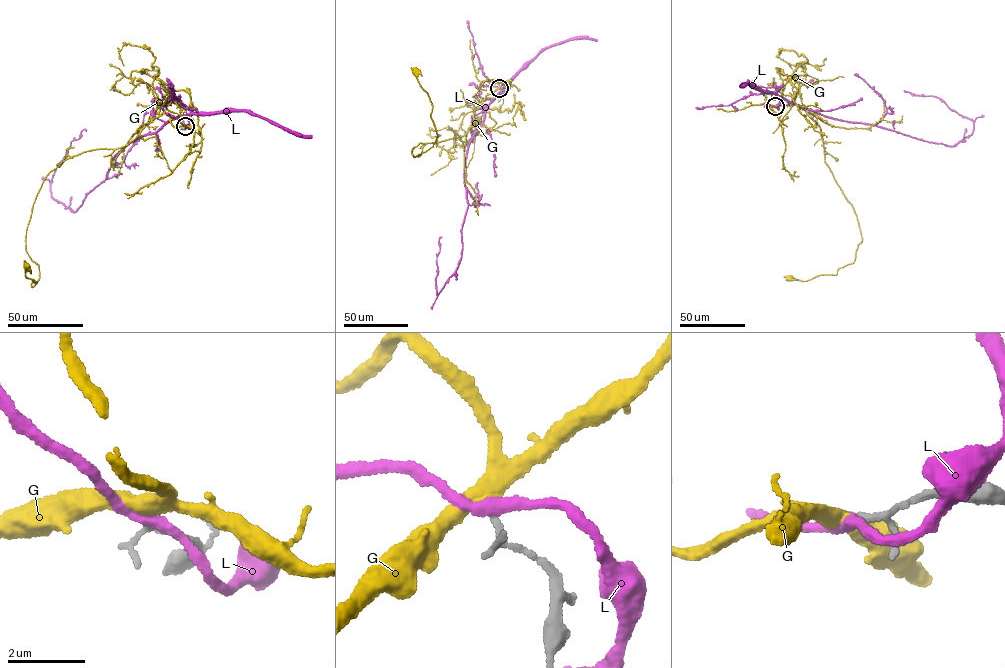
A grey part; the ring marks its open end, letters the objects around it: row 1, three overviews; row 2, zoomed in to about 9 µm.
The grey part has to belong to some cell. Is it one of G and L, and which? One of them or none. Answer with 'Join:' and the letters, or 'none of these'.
Join: G

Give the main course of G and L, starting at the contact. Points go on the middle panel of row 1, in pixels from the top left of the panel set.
G: (499, 88), (475, 111), (467, 133), (420, 143), (414, 157), (438, 135), (414, 70)
L: (499, 88), (502, 88), (501, 95), (505, 84), (526, 64)

